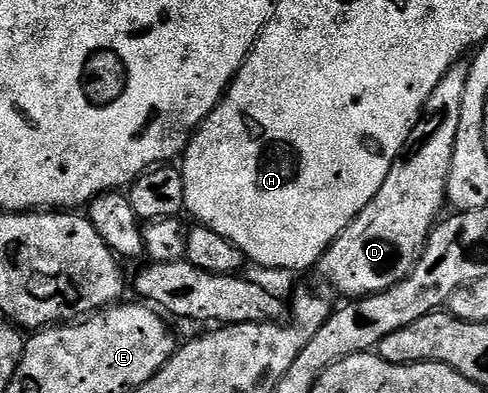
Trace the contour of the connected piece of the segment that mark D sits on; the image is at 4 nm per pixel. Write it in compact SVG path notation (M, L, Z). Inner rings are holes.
M459 60L432 88L432 96L422 109L422 116L412 128L408 136L406 146L398 155L398 159L392 164L388 172L388 180L380 184L380 192L372 196L368 208L340 232L337 240L324 252L324 256L318 262L316 274L319 274L332 289L338 294L347 294L347 299L365 298L368 294L379 294L396 284L400 284L416 268L420 256L426 247L426 241L430 239L440 215L443 213L442 205L447 205L446 189L448 188L448 176L452 168L452 156L456 144L456 132L460 132L460 112L464 108L464 88L468 84L470 75L470 62Z

